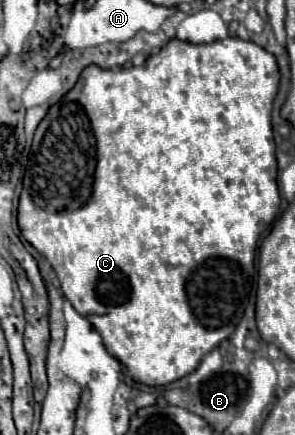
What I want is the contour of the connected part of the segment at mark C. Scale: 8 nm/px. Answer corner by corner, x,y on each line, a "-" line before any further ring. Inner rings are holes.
239,37
213,41
211,45
195,45
171,39
157,55
147,57
141,67
127,67
119,71
89,65
83,69
77,85
53,105
35,131
29,153
29,163
23,177
21,205
21,235
51,263
61,283
63,295
71,301
75,311
83,315
103,337
107,351
117,357
129,377
145,385
169,385
193,373
211,349
225,341
243,317
249,289
256,276
255,255
261,233
269,227
279,211
277,189
277,161
275,141
271,129
271,105
279,87
277,61
263,47
-
89,137
95,139
95,151
89,153

